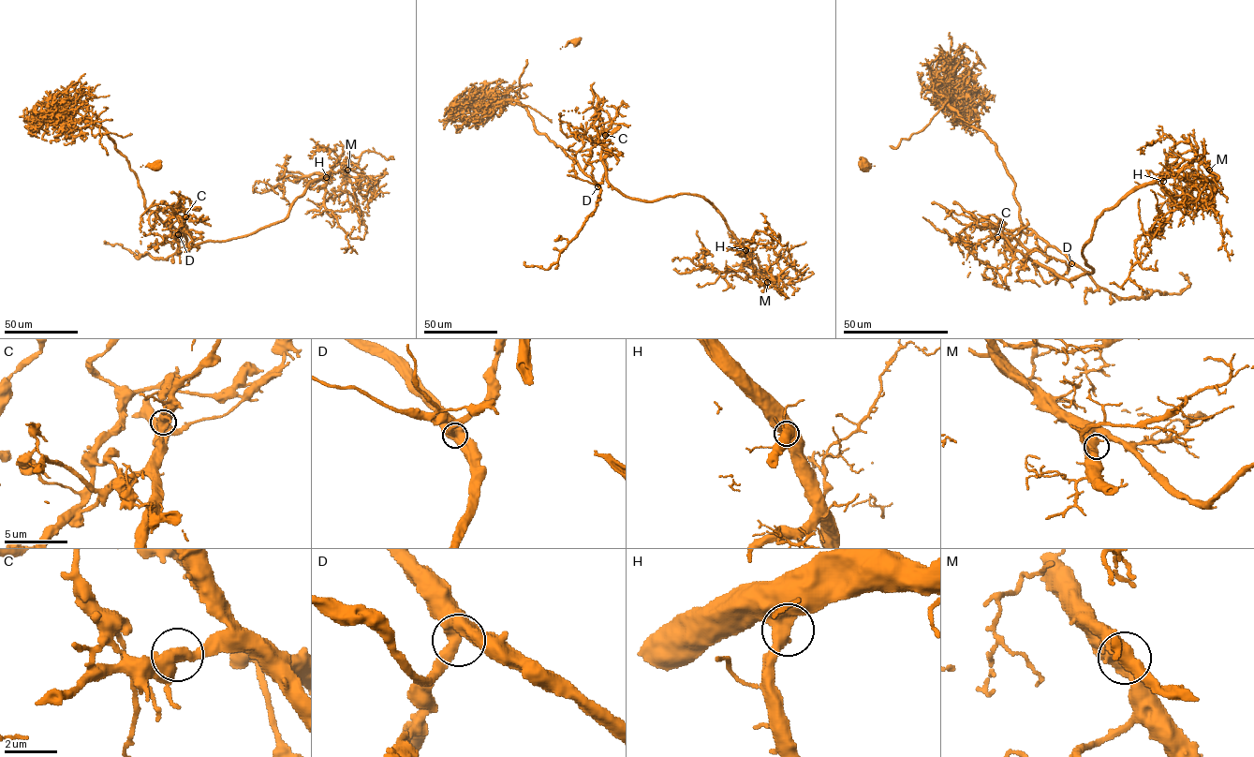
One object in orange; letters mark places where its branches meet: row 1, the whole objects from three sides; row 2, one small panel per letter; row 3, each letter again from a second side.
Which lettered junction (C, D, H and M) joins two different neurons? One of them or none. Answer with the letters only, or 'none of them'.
C

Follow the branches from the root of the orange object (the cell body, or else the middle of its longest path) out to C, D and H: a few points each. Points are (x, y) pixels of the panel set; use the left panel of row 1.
C: (155, 165), (108, 154), (95, 122), (125, 157), (144, 206), (155, 215), (180, 205), (185, 216)
D: (155, 165), (145, 167), (108, 154), (99, 143), (100, 124), (95, 122), (125, 157), (144, 206), (178, 234)
H: (155, 165), (108, 154), (95, 122), (144, 206), (166, 226), (184, 218), (189, 245), (283, 221), (326, 177)

